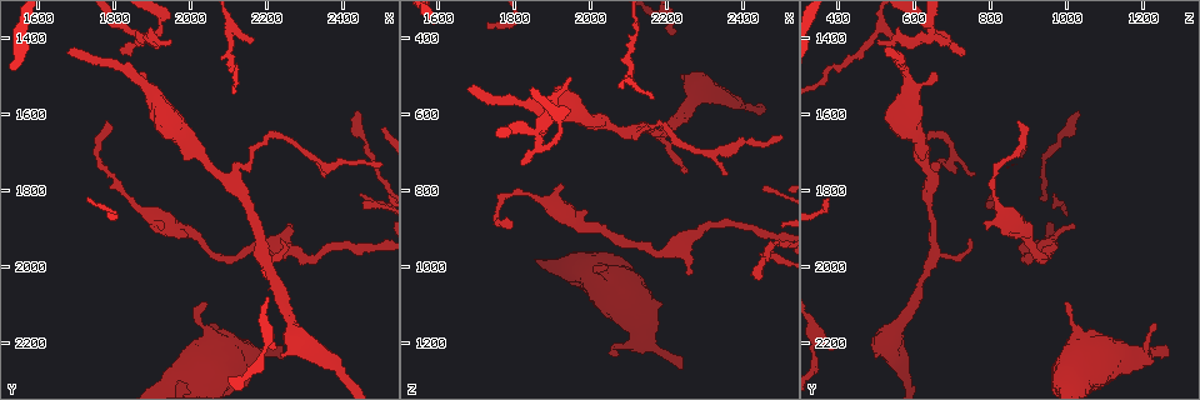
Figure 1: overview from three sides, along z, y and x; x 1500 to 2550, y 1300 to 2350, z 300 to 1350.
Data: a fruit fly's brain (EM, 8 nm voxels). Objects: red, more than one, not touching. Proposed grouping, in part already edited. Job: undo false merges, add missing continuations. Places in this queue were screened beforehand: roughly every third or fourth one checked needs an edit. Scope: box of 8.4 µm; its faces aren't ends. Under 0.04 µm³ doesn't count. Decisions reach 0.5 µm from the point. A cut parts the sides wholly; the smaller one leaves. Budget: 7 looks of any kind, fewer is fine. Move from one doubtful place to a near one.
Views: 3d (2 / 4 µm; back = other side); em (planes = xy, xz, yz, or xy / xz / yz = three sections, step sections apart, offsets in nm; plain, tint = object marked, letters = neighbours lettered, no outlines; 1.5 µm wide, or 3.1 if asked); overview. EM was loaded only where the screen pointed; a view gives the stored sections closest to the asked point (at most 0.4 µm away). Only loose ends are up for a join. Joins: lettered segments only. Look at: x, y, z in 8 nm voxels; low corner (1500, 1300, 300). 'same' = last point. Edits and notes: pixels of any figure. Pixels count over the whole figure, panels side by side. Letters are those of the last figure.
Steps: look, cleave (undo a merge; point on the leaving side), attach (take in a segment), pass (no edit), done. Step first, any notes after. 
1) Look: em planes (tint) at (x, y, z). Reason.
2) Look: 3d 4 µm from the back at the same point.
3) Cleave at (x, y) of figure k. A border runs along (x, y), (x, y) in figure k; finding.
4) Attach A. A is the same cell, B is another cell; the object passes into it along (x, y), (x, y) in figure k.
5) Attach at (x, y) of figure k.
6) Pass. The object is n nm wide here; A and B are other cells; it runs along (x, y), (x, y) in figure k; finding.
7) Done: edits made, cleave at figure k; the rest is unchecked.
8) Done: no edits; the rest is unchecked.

Look: 3d 2 µm at (2235, 2220, 1275). An open end.

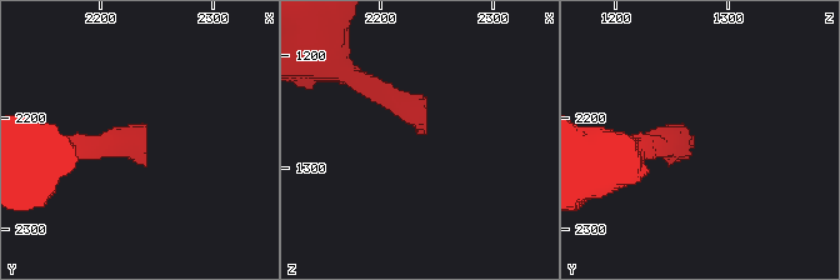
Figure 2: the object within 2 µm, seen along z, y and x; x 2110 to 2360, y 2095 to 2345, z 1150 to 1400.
Look: em planes (plain) at (2240, 2220, 1272). Need the tissue.

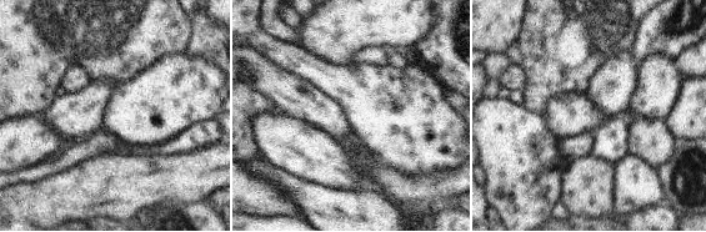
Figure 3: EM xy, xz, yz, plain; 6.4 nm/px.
Look: em planes (letters) at the same point.

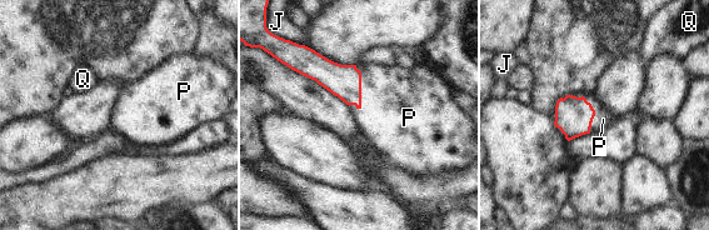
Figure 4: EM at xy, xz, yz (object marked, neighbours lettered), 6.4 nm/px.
Attach P. P is the same cell, J and Q are other cells; the object passes into it along (344, 81), (360, 88), (395, 101) in figure 4; the neuron continues.

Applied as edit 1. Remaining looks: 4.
Look: 3d 2 µm at (2255, 1895, 1020). Thin end.

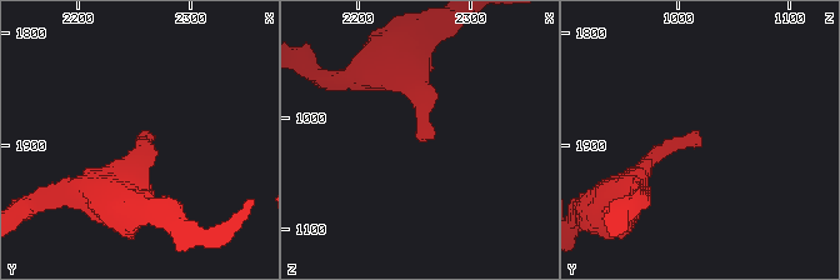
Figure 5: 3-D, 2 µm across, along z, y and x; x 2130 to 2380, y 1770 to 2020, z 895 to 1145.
Look: em planes (letters) at (2258, 1898, 1022).

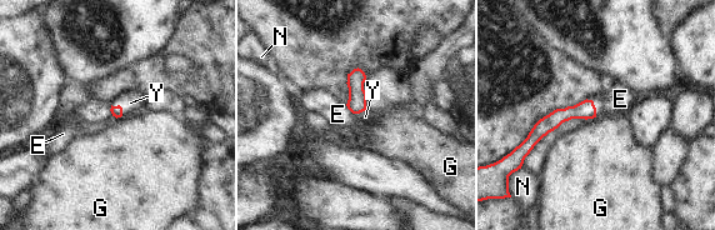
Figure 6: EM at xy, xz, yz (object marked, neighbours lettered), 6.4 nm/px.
Attach Y. The longest contact is with Y, 110 nm; Y is the same cell, E, G and N are other cells; the object passes into it along (116, 111), (120, 106), (130, 103) in figure 6; the neuron continues.

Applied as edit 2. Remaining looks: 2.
Look: em planes (letters) at (2005, 1690, 615). Sudden change in width.

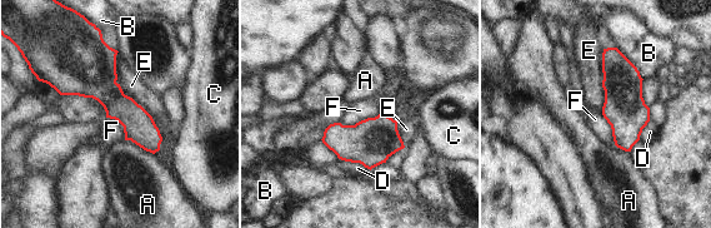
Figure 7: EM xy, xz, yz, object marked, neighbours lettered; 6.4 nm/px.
Pass. A, B, C, D, E and F are other cells; all the same neuron.

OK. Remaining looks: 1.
Done: edits made, attach at figure 4, attach at figure 6; the rest is unchecked.

